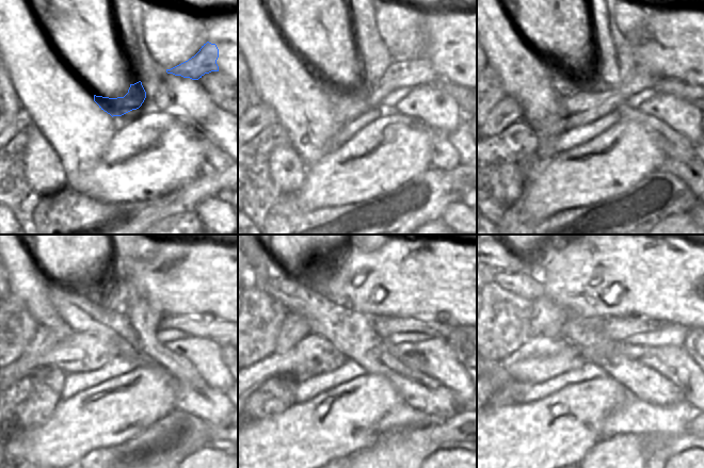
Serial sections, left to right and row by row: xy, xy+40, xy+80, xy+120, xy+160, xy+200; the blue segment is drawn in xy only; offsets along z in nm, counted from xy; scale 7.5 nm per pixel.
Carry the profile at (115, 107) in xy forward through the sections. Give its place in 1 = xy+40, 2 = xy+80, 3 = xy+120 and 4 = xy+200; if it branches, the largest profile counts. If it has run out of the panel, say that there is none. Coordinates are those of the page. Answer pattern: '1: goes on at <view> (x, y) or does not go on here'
1: goes on at xy+40 (350, 103)
2: goes on at xy+80 (581, 109)
3: goes on at xy+120 (79, 352)
4: goes on at xy+200 (540, 347)

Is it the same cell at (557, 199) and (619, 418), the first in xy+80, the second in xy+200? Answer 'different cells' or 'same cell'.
different cells

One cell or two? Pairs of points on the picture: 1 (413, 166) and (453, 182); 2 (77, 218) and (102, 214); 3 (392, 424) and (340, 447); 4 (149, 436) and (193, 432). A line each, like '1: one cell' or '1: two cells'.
1: two cells
2: one cell
3: two cells
4: one cell

